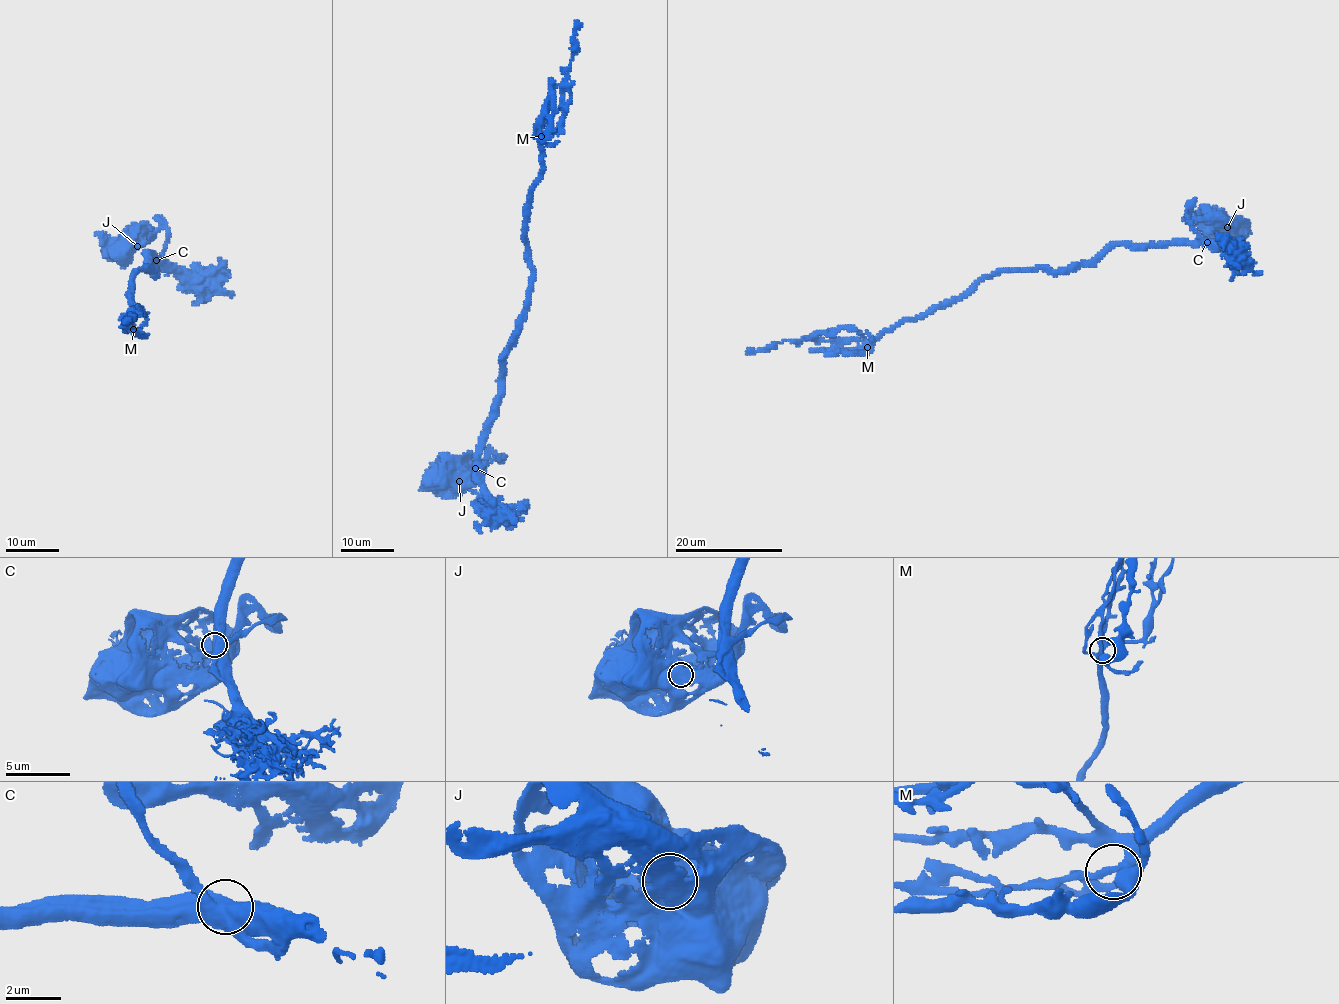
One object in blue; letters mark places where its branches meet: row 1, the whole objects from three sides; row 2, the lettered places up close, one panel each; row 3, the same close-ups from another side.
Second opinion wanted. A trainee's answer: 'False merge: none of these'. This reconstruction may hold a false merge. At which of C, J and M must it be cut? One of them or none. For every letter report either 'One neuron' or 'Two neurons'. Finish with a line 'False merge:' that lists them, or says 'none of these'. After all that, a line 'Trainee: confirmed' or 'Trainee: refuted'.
C: One neuron
J: One neuron
M: One neuron
False merge: none of these
Trainee: confirmed

